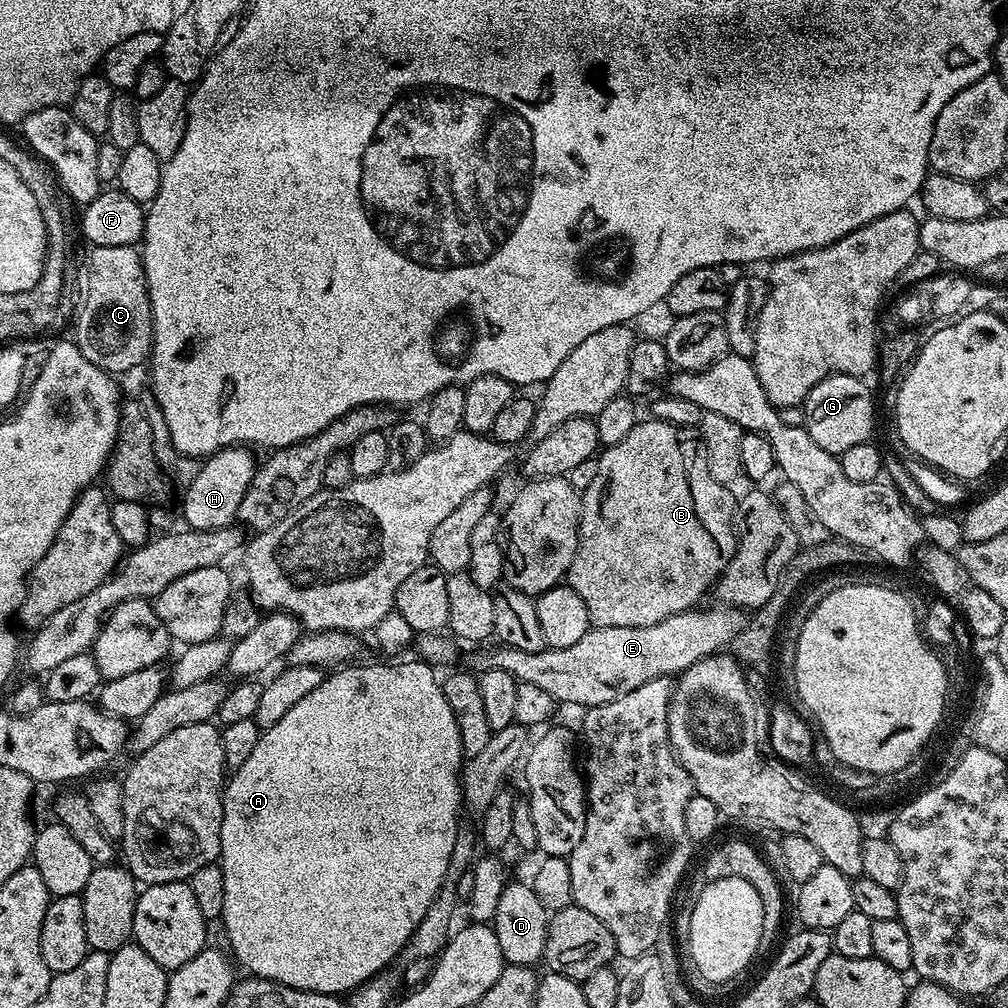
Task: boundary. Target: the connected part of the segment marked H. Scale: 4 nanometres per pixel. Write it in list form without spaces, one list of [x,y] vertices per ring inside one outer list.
[[[248,446],[219,448],[203,461],[194,482],[183,489],[184,520],[189,529],[212,531],[224,528],[236,520],[238,506],[242,506],[242,494],[250,486],[258,467],[258,460],[252,457],[253,449]]]

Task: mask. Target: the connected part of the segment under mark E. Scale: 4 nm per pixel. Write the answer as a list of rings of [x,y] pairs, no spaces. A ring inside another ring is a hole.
[[[715,607],[709,612],[689,610],[674,614],[662,622],[654,622],[654,626],[592,626],[574,646],[546,646],[540,652],[495,646],[478,653],[471,667],[477,673],[495,668],[506,670],[514,679],[546,690],[561,705],[581,704],[581,709],[587,710],[614,702],[614,698],[622,698],[622,694],[630,694],[630,690],[638,690],[638,686],[659,676],[675,677],[694,666],[694,662],[727,649],[744,629],[746,616],[738,608]]]

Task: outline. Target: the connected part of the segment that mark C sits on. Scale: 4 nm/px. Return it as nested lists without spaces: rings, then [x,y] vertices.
[[[130,244],[92,248],[89,253],[80,268],[74,342],[82,358],[103,372],[128,372],[152,355],[152,311],[144,257],[139,247]]]

